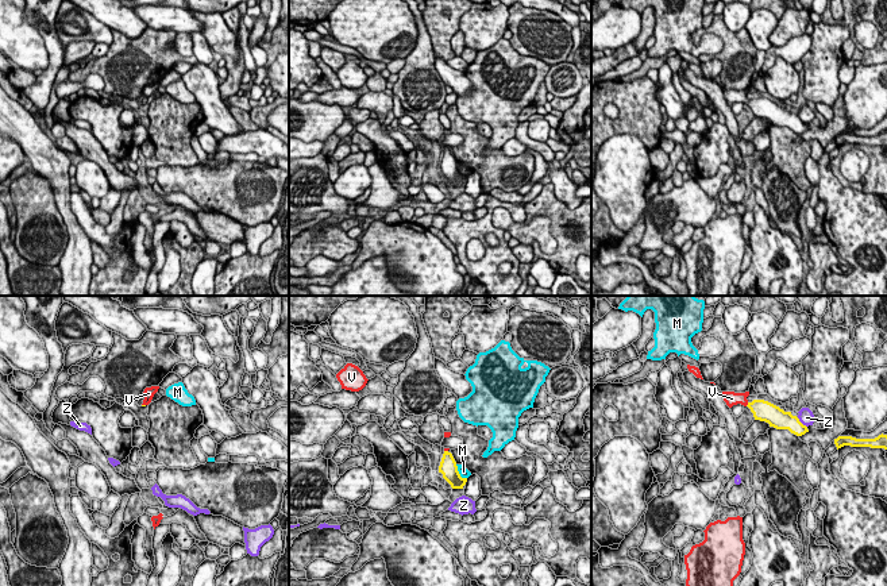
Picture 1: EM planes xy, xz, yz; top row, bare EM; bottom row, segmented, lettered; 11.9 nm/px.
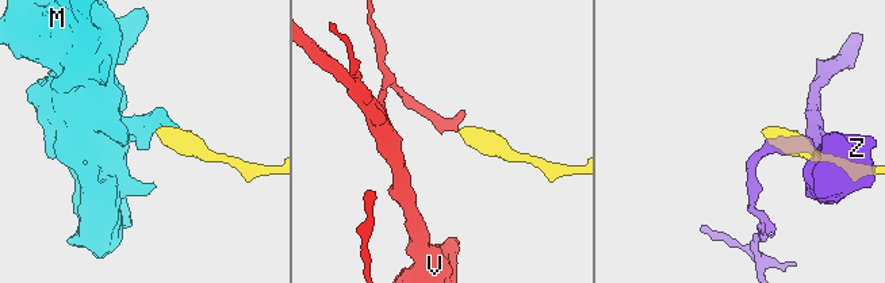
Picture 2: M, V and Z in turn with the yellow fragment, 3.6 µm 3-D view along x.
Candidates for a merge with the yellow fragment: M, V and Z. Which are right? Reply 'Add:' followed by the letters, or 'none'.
Add: V

